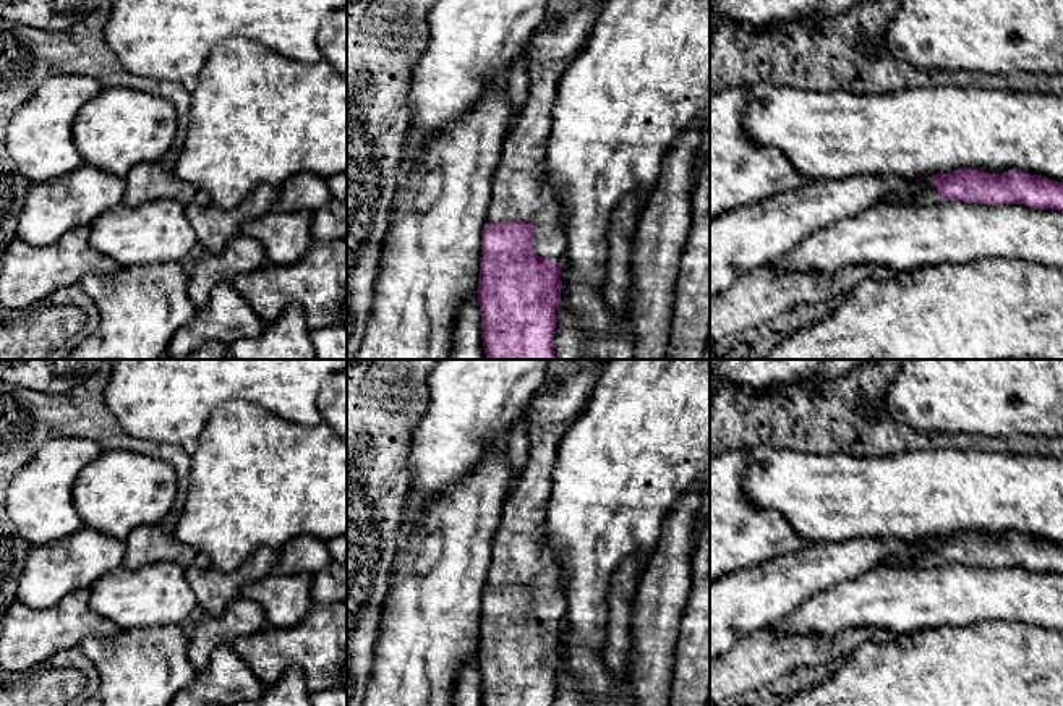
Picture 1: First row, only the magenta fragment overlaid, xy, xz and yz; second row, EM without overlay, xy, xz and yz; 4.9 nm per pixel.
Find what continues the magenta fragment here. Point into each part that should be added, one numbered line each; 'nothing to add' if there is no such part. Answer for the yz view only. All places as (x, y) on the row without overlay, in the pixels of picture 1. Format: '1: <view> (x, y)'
1: yz (927, 556)

